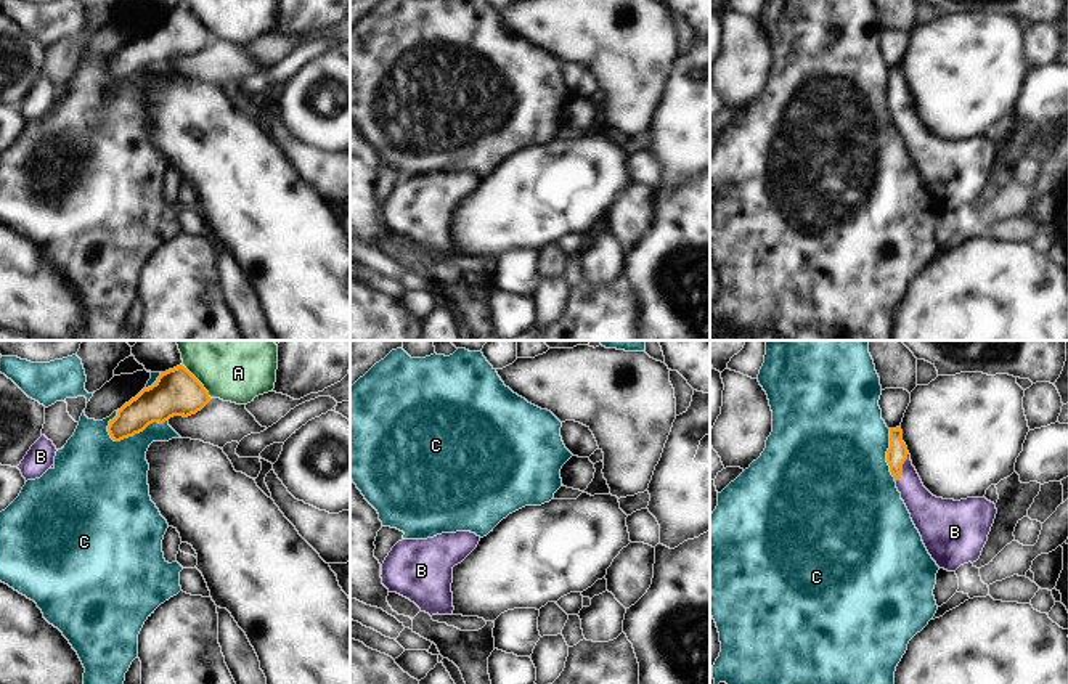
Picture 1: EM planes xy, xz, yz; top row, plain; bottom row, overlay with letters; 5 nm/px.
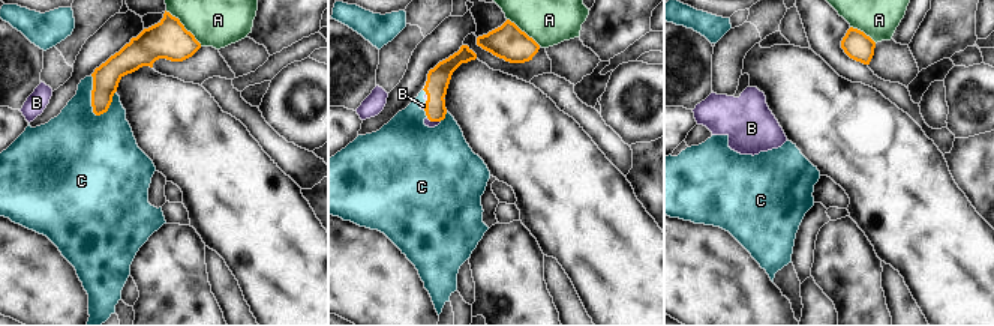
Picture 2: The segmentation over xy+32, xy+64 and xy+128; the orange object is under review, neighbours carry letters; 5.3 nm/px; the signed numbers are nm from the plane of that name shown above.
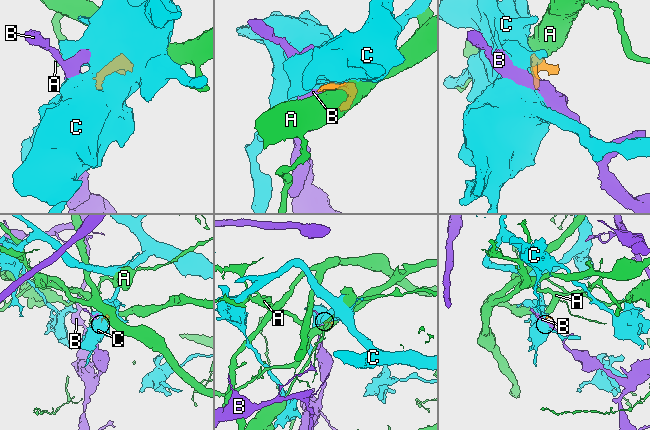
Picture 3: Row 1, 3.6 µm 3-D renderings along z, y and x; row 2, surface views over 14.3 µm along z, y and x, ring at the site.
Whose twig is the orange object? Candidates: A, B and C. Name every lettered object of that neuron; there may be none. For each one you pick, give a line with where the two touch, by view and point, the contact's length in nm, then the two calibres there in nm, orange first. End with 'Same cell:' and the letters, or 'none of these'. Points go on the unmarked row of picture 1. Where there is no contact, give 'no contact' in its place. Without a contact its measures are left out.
B: yz (901, 106) | 170 nm | 100/160 nm
Same cell: B

